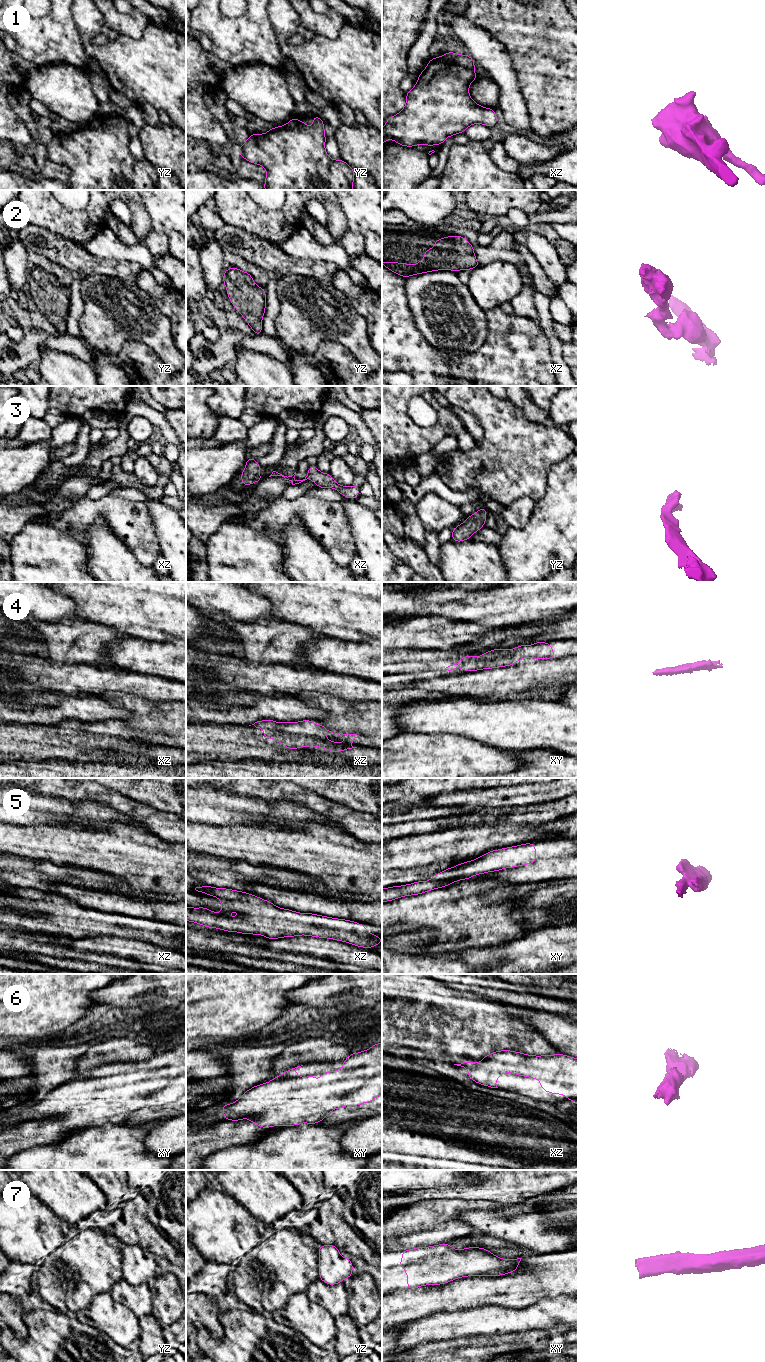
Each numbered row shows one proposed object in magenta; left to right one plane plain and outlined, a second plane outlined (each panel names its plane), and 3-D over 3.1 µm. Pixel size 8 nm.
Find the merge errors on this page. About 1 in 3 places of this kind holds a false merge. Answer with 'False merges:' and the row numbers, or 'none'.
False merges: none

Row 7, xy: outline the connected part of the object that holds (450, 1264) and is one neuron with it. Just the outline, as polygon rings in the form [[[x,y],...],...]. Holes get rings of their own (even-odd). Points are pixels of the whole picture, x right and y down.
[[[448,1243],[403,1250],[399,1266],[407,1274],[407,1289],[414,1289],[461,1277],[507,1275],[518,1269],[521,1259],[502,1259],[480,1247],[457,1250]]]

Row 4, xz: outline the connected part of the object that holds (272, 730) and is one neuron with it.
[[[266,719],[257,721],[252,725],[263,730],[265,739],[276,739],[289,750],[298,749],[300,747],[321,747],[337,753],[357,748],[350,744],[359,736],[357,734],[336,733],[347,742],[339,743],[333,742],[332,740],[326,740],[325,736],[333,732],[327,730],[321,723],[315,725],[313,720],[280,723]]]

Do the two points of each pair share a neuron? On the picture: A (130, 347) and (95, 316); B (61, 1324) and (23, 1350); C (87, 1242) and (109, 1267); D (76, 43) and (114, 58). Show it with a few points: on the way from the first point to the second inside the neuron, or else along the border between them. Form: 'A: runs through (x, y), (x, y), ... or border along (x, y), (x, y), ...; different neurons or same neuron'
A: border along (148, 345), (142, 342), (127, 341), (115, 356); different neurons
B: runs through (52, 1332), (32, 1350); same neuron
C: runs through (90, 1248), (103, 1261); same neuron
D: border along (85, 41), (85, 64), (81, 68); different neurons

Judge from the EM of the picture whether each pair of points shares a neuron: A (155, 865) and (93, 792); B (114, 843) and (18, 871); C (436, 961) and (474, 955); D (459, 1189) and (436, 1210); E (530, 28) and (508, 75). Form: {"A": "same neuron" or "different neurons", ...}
{"A": "different neurons", "B": "different neurons", "C": "different neurons", "D": "different neurons", "E": "different neurons"}

